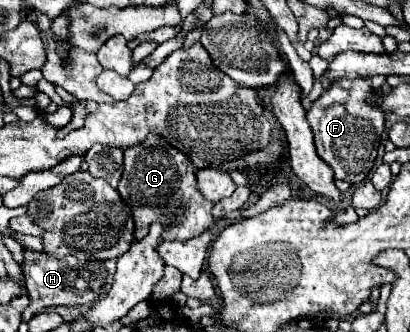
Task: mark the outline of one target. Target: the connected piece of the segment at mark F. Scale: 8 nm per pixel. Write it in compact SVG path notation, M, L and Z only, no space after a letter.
M338 79L306 115L318 157L334 169L336 179L348 181L350 185L358 185L368 177L384 133L384 115L382 111L374 111L374 107L366 107L366 95L374 95L370 79Z

